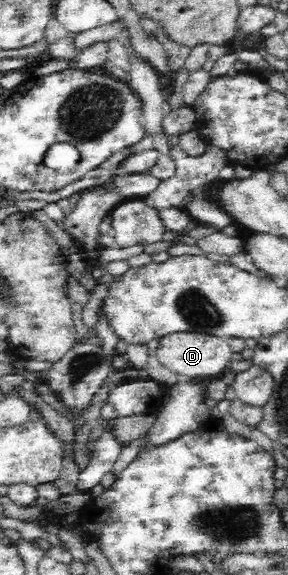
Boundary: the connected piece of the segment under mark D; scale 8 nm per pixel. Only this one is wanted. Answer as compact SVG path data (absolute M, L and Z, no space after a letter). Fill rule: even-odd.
M192 332L173 333L160 339L154 353L164 368L186 379L220 377L232 364L232 354L226 337Z

